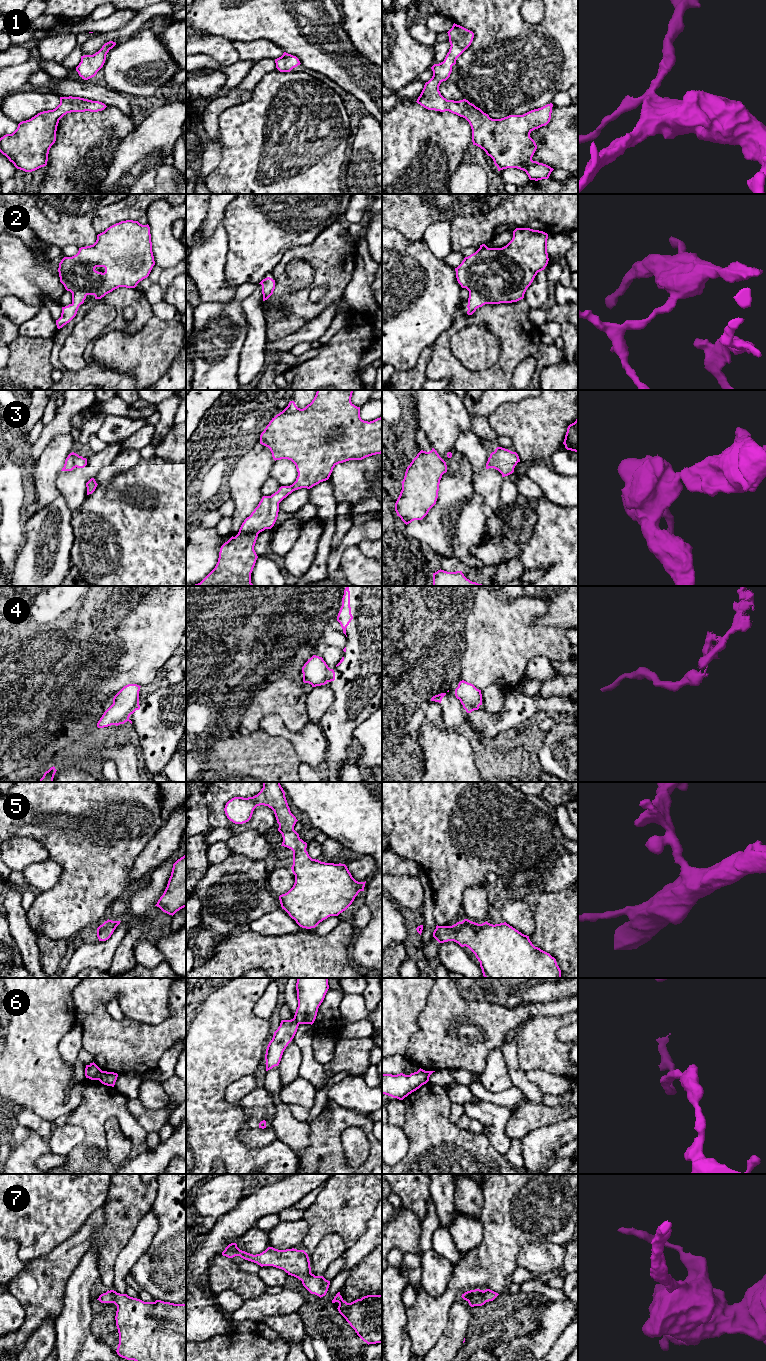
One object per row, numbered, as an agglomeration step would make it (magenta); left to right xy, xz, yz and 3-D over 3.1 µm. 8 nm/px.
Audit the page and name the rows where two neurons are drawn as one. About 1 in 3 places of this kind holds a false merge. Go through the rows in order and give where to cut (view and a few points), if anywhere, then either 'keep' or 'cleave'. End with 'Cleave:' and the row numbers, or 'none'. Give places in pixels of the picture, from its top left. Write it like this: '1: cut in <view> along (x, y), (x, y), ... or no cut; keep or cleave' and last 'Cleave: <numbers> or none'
1: no cut; keep
2: no cut; keep
3: no cut; keep
4: cut in xz along (331, 669), (327, 681); cleave
5: no cut; keep
6: cut in xy along (102, 1071), (98, 1079); cleave
7: no cut; keep
Cleave: 4, 6

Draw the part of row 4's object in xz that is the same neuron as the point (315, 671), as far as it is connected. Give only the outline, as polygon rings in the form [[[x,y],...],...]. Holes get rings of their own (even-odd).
[[[313,655],[302,667],[303,682],[312,687],[327,684],[331,669],[322,657]]]

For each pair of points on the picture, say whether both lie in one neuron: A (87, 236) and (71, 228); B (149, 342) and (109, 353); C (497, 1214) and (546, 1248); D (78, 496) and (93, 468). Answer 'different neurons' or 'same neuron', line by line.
A: same neuron
B: same neuron
C: different neurons
D: same neuron

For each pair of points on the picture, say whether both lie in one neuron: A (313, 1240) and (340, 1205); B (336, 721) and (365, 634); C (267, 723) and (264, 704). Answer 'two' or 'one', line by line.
A: one
B: one
C: two

